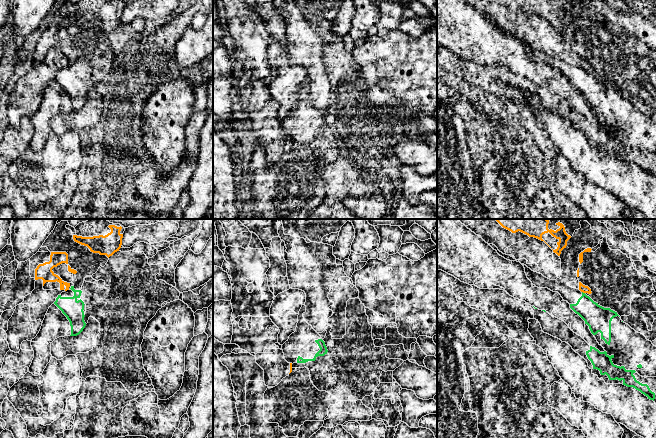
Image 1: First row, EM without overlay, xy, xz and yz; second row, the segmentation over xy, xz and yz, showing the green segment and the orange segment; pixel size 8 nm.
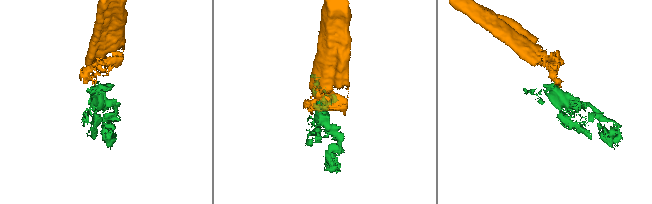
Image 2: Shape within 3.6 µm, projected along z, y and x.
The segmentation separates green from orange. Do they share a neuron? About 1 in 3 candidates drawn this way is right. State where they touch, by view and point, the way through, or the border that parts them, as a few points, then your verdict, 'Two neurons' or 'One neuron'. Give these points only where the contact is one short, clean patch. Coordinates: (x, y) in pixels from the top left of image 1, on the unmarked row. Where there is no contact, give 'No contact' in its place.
Touches green at yz (582, 68). Boundary: yz (582, 67), (584, 69). Two neurons

